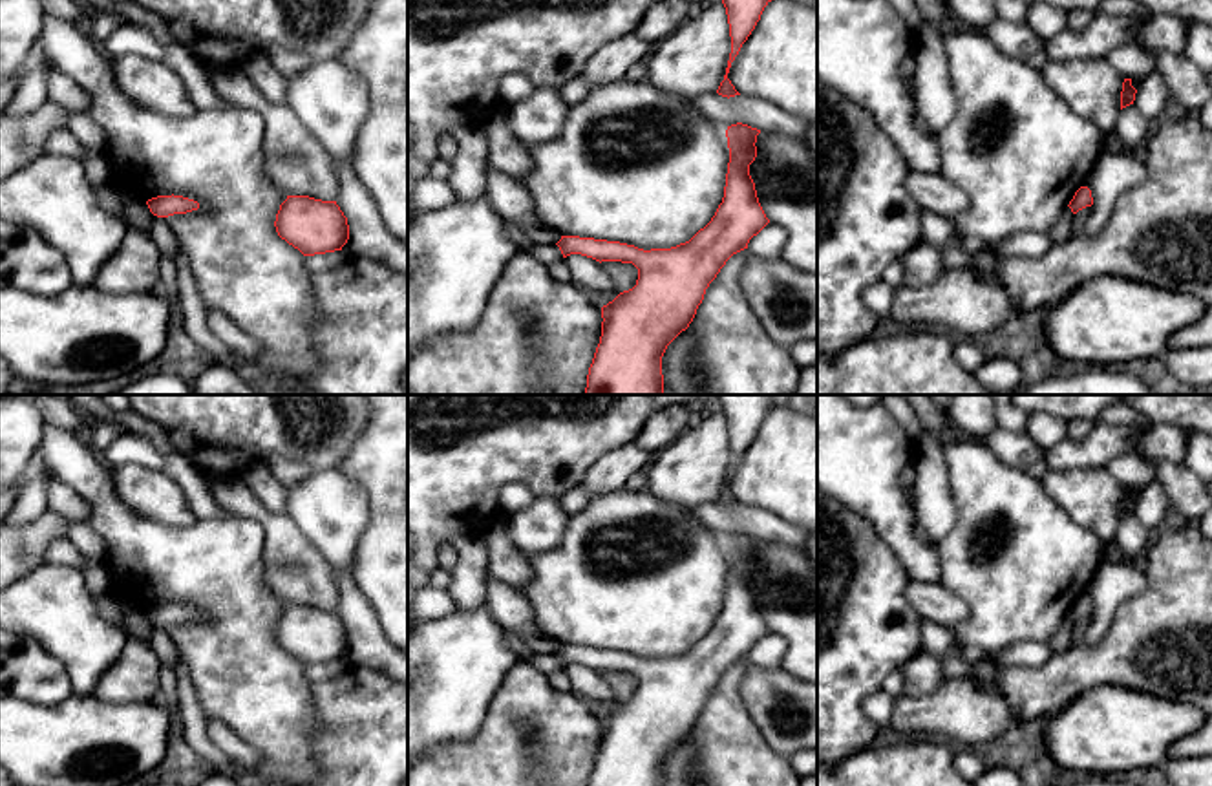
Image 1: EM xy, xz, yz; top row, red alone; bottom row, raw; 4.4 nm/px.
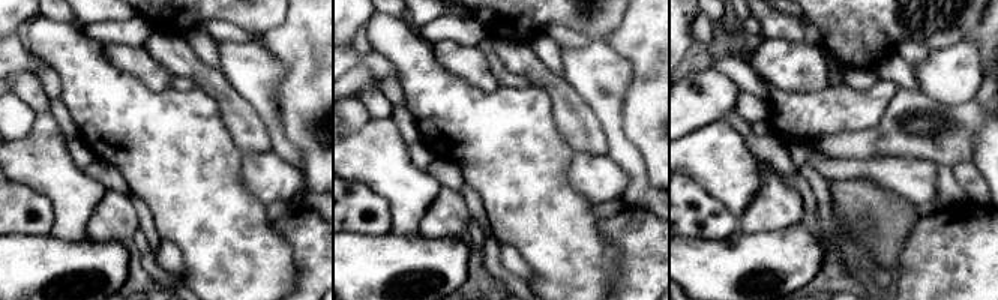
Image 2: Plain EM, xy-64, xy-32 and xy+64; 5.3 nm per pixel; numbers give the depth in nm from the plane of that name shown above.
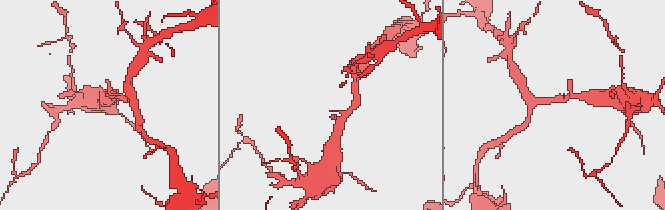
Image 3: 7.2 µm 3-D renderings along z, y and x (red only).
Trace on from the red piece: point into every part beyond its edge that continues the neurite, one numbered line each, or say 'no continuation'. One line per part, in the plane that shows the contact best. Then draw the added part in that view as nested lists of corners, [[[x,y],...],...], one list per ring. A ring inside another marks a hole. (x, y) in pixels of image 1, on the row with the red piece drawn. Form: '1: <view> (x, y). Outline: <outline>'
no continuation

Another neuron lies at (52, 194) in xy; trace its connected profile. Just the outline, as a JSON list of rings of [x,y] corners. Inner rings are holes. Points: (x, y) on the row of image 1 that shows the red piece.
[[[42,154],[0,179],[0,218],[35,230],[57,247],[66,256],[75,287],[93,287],[101,265],[113,256],[128,232],[121,216],[110,214],[99,205],[82,165],[57,154]]]

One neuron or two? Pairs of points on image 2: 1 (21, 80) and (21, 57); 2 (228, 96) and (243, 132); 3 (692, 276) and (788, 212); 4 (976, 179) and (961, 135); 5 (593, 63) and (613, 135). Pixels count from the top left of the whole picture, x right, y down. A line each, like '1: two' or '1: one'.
1: two
2: one
3: two
4: two
5: one

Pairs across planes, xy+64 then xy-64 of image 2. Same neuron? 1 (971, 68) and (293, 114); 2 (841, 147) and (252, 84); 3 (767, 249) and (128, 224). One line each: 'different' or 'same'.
1: different
2: different
3: different

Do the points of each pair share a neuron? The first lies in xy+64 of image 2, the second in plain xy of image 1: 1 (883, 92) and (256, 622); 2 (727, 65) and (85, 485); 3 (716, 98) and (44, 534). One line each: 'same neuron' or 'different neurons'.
1: same neuron
2: different neurons
3: same neuron

